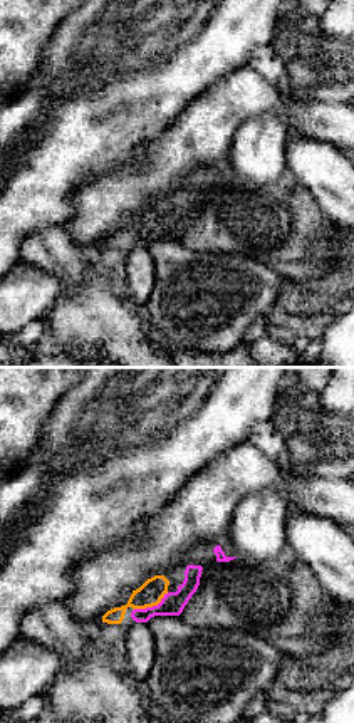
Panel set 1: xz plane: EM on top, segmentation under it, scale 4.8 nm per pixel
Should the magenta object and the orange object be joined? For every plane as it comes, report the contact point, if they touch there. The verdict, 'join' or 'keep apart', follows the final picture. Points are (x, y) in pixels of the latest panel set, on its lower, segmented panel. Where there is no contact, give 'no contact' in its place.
(153, 606)

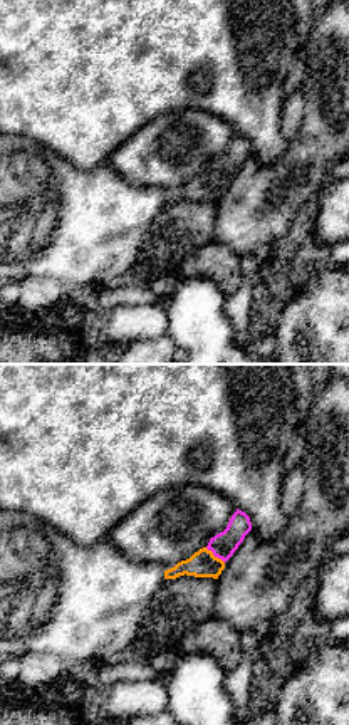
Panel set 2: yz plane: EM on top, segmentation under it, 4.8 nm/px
(215, 556)

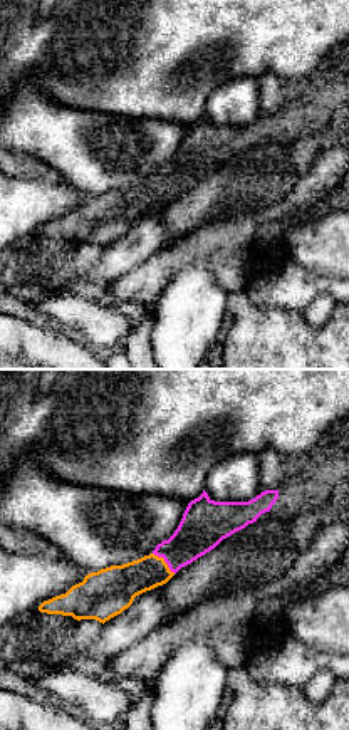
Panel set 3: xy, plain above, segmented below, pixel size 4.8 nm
(165, 561)

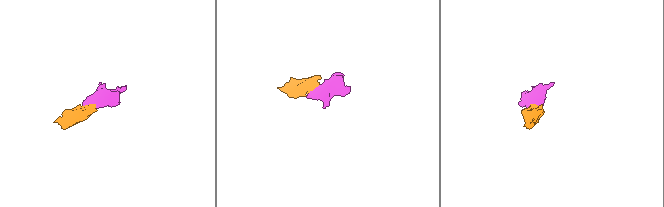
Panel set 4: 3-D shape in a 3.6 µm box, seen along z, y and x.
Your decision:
join

